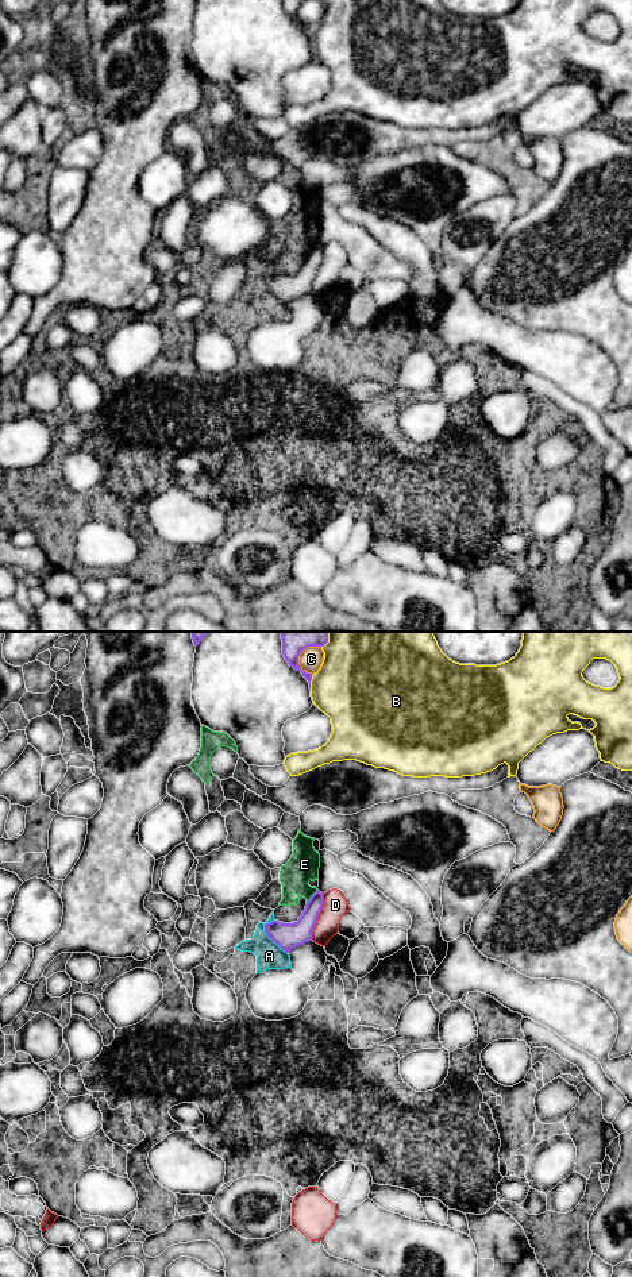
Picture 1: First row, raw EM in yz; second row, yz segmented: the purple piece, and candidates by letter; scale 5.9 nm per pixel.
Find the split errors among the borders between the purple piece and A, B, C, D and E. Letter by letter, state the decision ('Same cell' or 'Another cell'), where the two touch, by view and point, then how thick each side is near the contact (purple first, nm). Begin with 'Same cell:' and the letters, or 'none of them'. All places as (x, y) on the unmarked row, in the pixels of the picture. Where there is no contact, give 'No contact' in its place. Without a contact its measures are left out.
Same cell: none of them
A: Another cell. Touches purple at yz (270, 290). Thickness 160 nm (purple) against 160 nm
B: Another cell. Touches purple at yz (309, 34). Thickness 90 nm (purple) against 440 nm
C: Another cell. Touches purple at yz (297, 16). Thickness 90 nm (purple) against 140 nm
D: Another cell. Touches purple at yz (318, 267). Thickness 160 nm (purple) against 150 nm
E: Another cell. Touches purple at yz (311, 249). Thickness 140 nm (purple) against 180 nm

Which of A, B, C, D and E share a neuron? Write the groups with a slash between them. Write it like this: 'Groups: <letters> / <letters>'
Groups: A E / B / C / D

